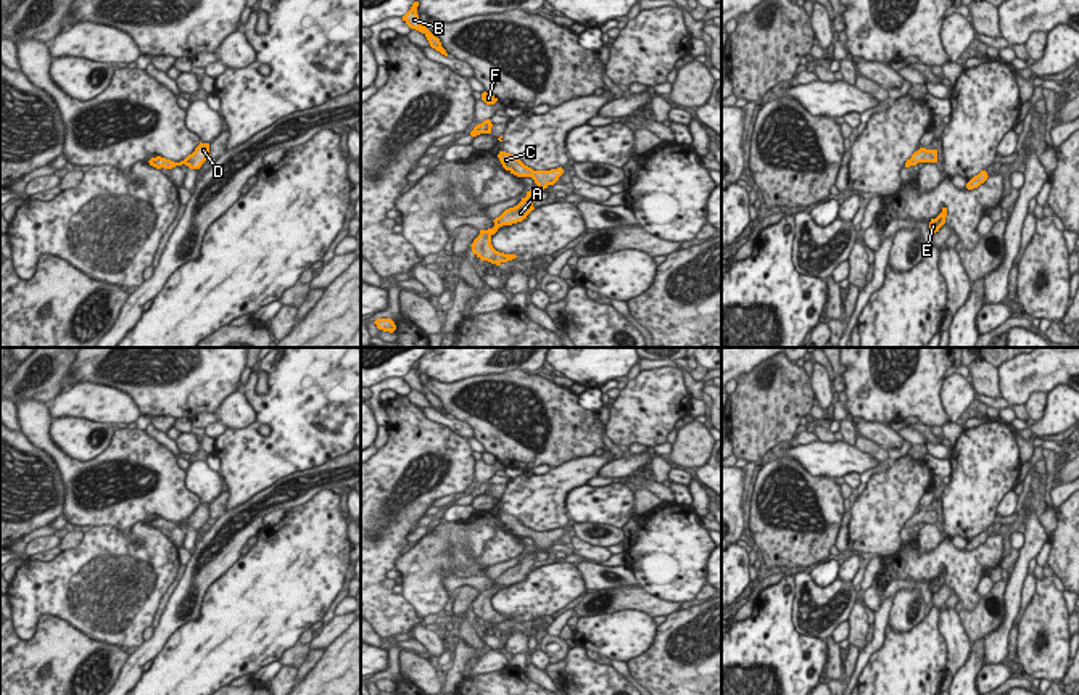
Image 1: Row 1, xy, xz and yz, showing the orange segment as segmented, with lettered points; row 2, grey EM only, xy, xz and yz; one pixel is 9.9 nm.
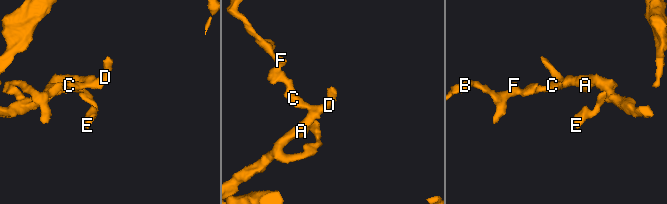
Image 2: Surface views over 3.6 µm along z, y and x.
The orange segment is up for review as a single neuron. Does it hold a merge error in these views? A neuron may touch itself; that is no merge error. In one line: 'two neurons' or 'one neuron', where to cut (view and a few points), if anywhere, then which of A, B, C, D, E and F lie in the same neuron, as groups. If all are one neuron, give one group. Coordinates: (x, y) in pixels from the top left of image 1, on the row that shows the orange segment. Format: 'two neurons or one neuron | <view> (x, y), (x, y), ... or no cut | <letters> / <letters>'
one neuron | no cut | A B C D E F

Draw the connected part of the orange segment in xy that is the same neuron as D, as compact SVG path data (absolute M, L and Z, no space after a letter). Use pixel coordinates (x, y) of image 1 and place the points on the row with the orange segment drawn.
M201 143L195 148L195 151L192 154L188 154L184 161L180 162L174 162L171 159L166 159L166 158L161 158L161 156L156 156L156 158L151 158L148 162L150 166L156 167L156 169L172 169L176 166L188 166L190 169L200 169L201 164L209 158L209 143Z

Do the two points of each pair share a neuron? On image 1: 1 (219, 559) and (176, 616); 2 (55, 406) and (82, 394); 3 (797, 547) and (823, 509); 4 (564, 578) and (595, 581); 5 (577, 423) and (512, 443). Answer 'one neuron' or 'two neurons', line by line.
1: one neuron
2: one neuron
3: one neuron
4: two neurons
5: one neuron

